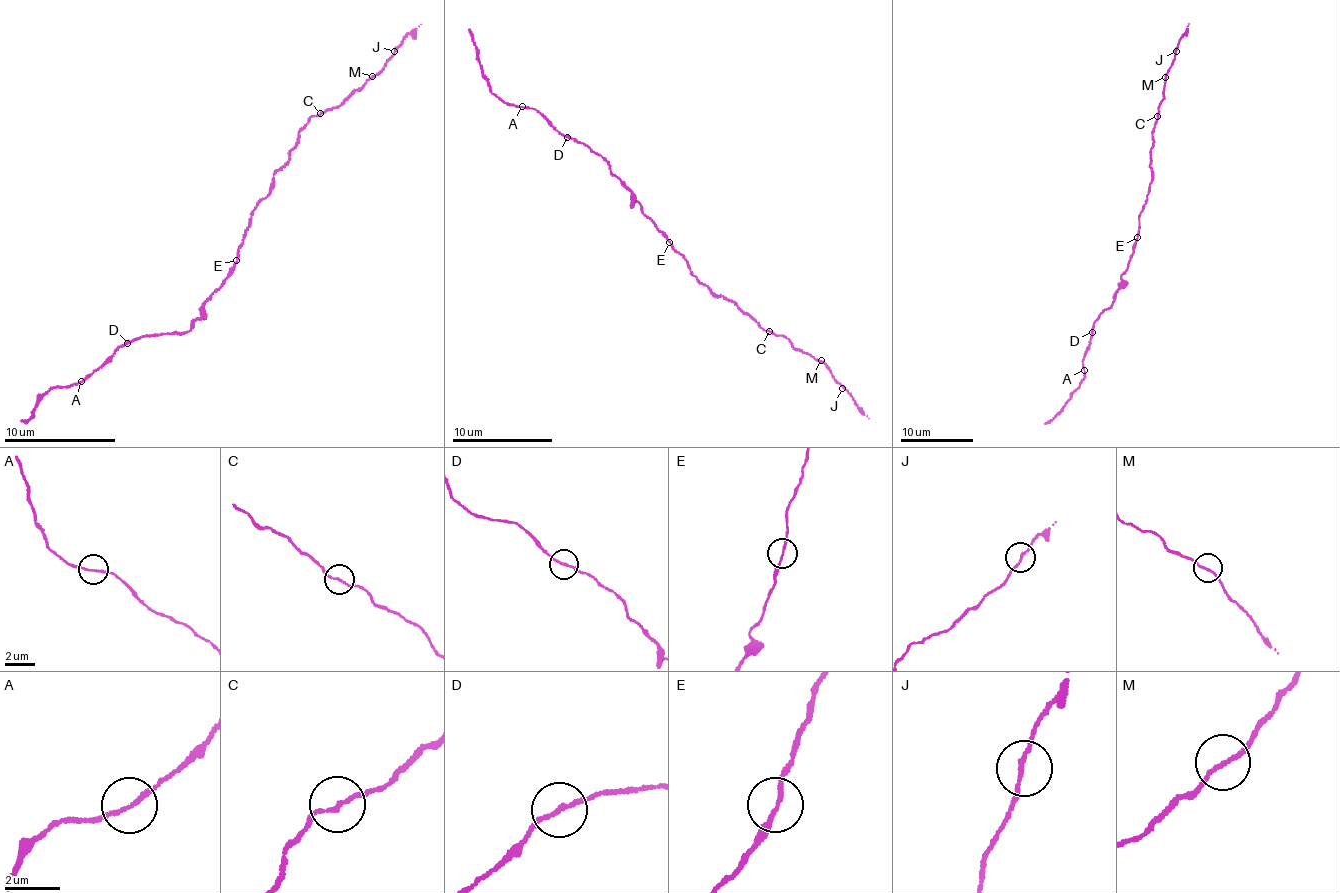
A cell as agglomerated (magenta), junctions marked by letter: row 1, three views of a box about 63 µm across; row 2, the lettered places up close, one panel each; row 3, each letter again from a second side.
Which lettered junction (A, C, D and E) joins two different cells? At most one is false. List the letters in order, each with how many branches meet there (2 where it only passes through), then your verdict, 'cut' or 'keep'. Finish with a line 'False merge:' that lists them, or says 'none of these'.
A: 2 | keep
C: 2 | keep
D: 2 | keep
E: 2 | keep
False merge: none of these

